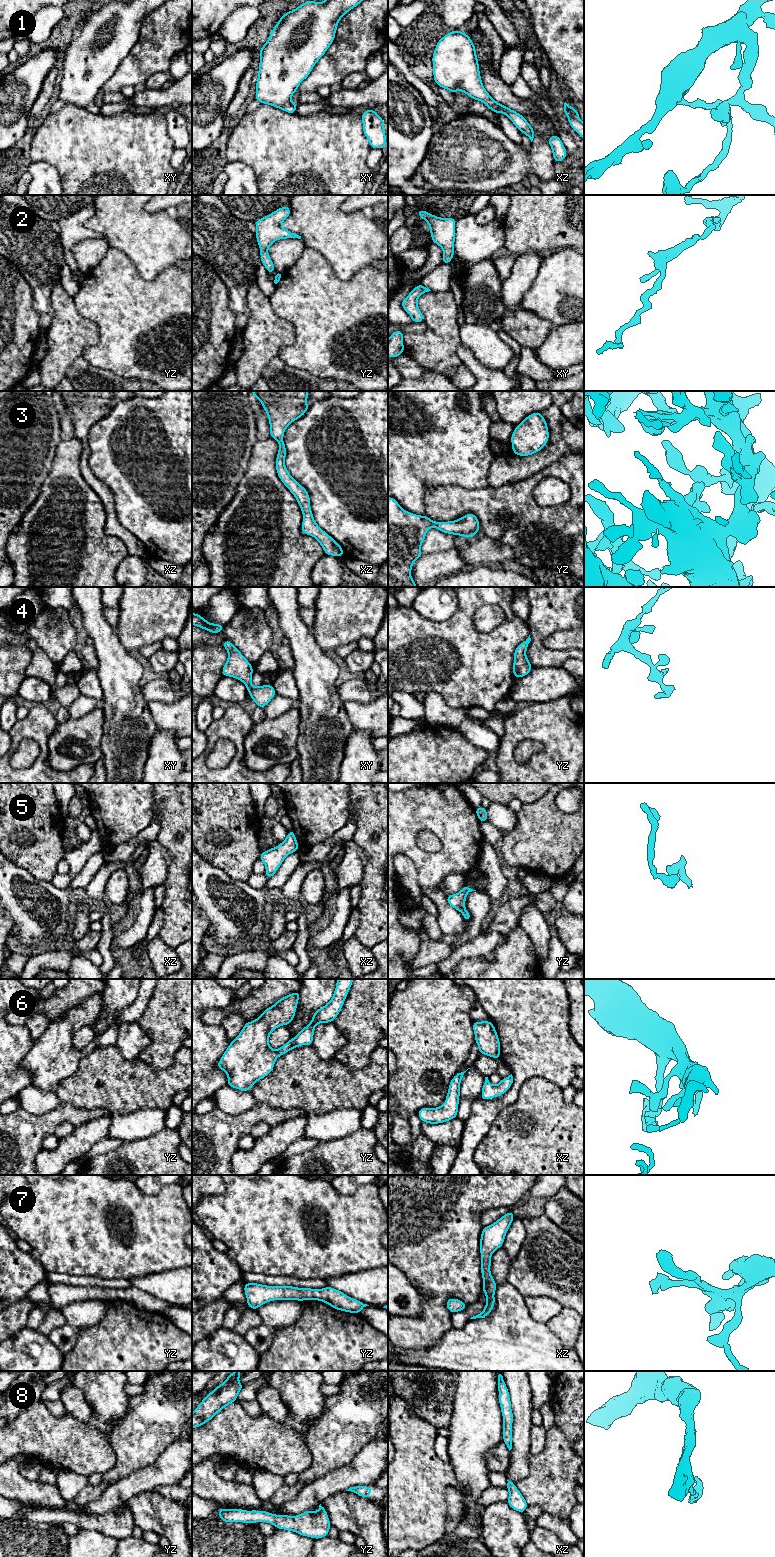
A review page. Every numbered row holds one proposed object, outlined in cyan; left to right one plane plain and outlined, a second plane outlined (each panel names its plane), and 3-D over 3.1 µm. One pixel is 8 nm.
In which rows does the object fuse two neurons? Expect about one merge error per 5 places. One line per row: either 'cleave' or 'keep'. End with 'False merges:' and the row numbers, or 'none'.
1: keep
2: keep
3: keep
4: keep
5: keep
6: keep
7: keep
8: keep
False merges: none

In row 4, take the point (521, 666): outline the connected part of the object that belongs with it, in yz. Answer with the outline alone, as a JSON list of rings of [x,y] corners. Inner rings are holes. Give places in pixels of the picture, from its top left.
[[[529,635],[529,637],[515,649],[513,662],[514,678],[525,677],[533,668],[526,656],[526,649],[528,648],[530,641],[531,638]]]

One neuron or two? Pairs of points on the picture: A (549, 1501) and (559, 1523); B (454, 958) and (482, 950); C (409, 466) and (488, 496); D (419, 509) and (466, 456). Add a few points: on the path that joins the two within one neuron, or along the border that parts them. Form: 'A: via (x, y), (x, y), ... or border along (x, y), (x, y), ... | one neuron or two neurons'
A: border along (543, 1511), (568, 1520) | two neurons
B: via (461, 952), (475, 950) | one neuron
C: border along (448, 484), (467, 489), (487, 486) | two neurons
D: via (418, 491), (418, 485), (448, 456) | one neuron

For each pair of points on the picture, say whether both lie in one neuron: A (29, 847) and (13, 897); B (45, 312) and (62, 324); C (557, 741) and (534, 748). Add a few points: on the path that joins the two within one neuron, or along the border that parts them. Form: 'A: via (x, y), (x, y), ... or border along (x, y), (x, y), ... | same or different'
A: border along (10, 860), (42, 880) | different
B: border along (51, 295), (54, 319), (45, 337) | different
C: border along (540, 742), (543, 750), (535, 753), (526, 762) | different

